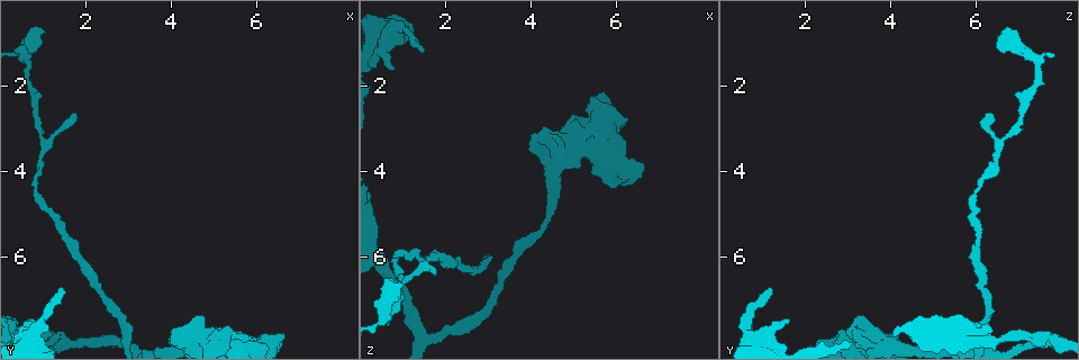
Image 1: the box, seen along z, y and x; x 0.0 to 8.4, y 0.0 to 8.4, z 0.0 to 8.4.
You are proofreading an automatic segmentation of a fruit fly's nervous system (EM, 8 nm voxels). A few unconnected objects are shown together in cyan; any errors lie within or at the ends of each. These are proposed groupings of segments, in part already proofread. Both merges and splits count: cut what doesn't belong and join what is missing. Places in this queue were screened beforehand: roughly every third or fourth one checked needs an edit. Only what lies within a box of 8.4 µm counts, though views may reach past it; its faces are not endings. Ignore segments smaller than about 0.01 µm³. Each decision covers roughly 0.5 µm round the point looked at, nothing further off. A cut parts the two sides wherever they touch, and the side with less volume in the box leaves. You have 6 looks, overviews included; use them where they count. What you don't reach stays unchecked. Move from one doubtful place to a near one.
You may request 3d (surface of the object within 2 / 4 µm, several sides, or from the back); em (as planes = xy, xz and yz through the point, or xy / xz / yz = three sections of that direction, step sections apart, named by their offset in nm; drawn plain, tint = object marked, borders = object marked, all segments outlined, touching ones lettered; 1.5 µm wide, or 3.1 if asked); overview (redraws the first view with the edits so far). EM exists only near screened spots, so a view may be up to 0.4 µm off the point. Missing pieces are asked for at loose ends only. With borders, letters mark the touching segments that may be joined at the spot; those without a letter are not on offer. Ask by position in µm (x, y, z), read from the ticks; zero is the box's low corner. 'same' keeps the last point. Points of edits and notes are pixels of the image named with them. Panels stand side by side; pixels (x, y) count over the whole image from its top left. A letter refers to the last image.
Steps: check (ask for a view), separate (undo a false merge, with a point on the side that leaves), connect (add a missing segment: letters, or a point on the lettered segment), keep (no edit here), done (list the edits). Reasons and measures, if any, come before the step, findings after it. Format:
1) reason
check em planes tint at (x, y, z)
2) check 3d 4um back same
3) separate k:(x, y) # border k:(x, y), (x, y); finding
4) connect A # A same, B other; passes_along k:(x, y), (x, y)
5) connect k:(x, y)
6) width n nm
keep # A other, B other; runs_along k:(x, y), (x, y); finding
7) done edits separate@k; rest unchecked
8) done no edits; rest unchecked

thick turns thin
check 3d 2um at (0.60, 1.35, 7.35)

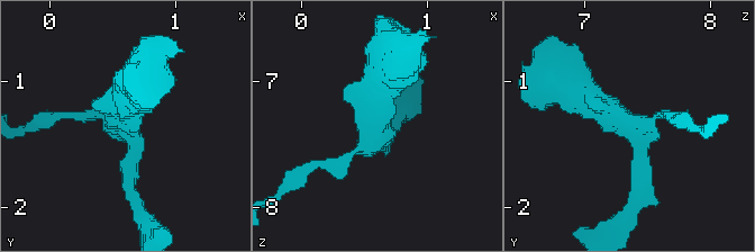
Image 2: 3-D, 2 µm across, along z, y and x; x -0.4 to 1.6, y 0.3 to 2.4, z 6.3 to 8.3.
check em planes borders at (0.60, 1.32, 7.36)

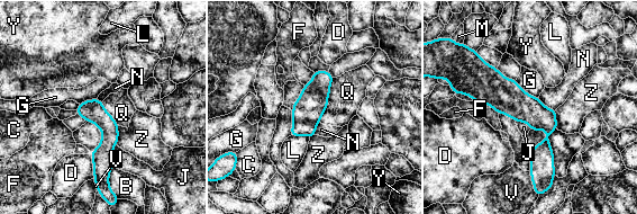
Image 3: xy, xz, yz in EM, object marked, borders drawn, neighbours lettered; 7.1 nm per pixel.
keep # B other, C other, D other, F other, G other, J other, L other, M other, N other, Q other, V other, Y other, Z other; runs_along 3:(481, 63), (547, 128), (536, 176); one neuron here

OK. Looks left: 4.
branch stops here
check 3d 4um at (1.75, 2.70, 6.30)

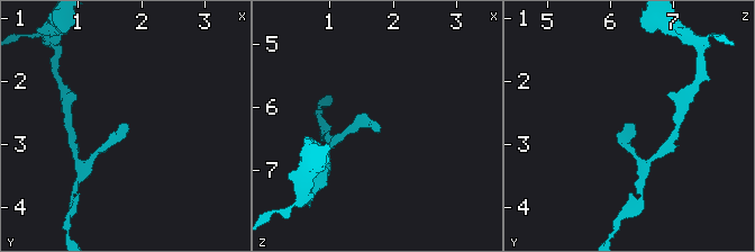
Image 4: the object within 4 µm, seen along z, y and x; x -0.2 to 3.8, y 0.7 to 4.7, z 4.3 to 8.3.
shape alone is not enough
check em yz step 8 borders at (1.75, 2.65, 6.40)

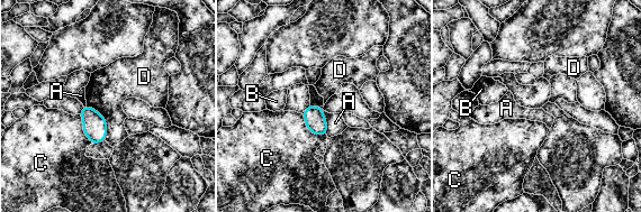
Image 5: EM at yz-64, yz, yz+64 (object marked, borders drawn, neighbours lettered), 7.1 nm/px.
width 140 nm
keep # A other, B other, C other, D other; border 5:(87, 104), (104, 117), (106, 139); none of them fits

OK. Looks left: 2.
sudden change in width
check 3d 4um at (0.55, 7.85, 1.10)

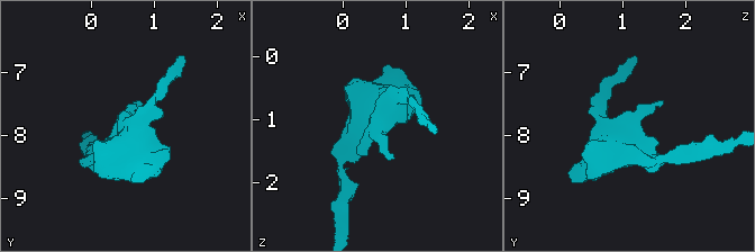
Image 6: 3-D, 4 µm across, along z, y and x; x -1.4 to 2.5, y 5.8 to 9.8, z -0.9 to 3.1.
check em planes borders at (0.55, 7.85, 1.15)

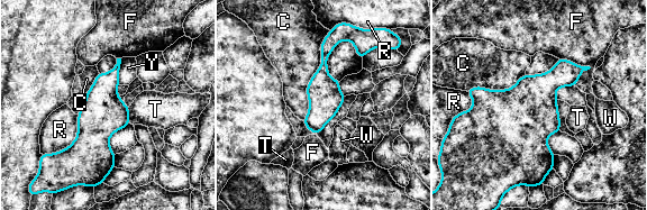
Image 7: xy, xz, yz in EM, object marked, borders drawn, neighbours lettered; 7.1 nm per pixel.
longest_contact C 700 nm
keep # C other, F other, R other, T other, W other, Y other; border 7:(330, 30), (307, 87), (302, 120); continuous, no second neuron

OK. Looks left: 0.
done no edits; rest unchecked

